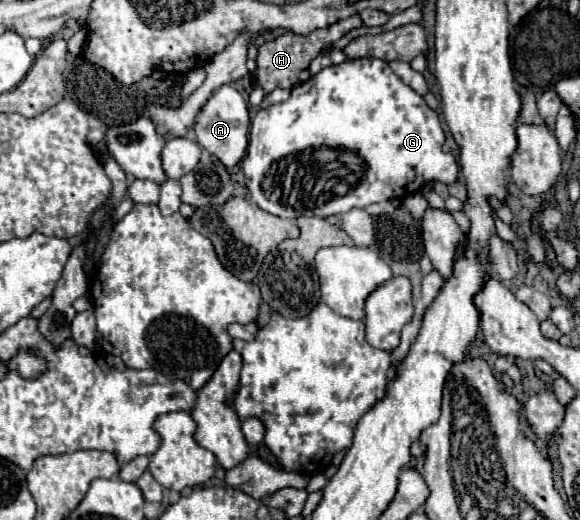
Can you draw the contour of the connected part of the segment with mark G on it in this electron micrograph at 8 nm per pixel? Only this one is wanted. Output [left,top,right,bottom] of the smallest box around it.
[240,58,458,220]

